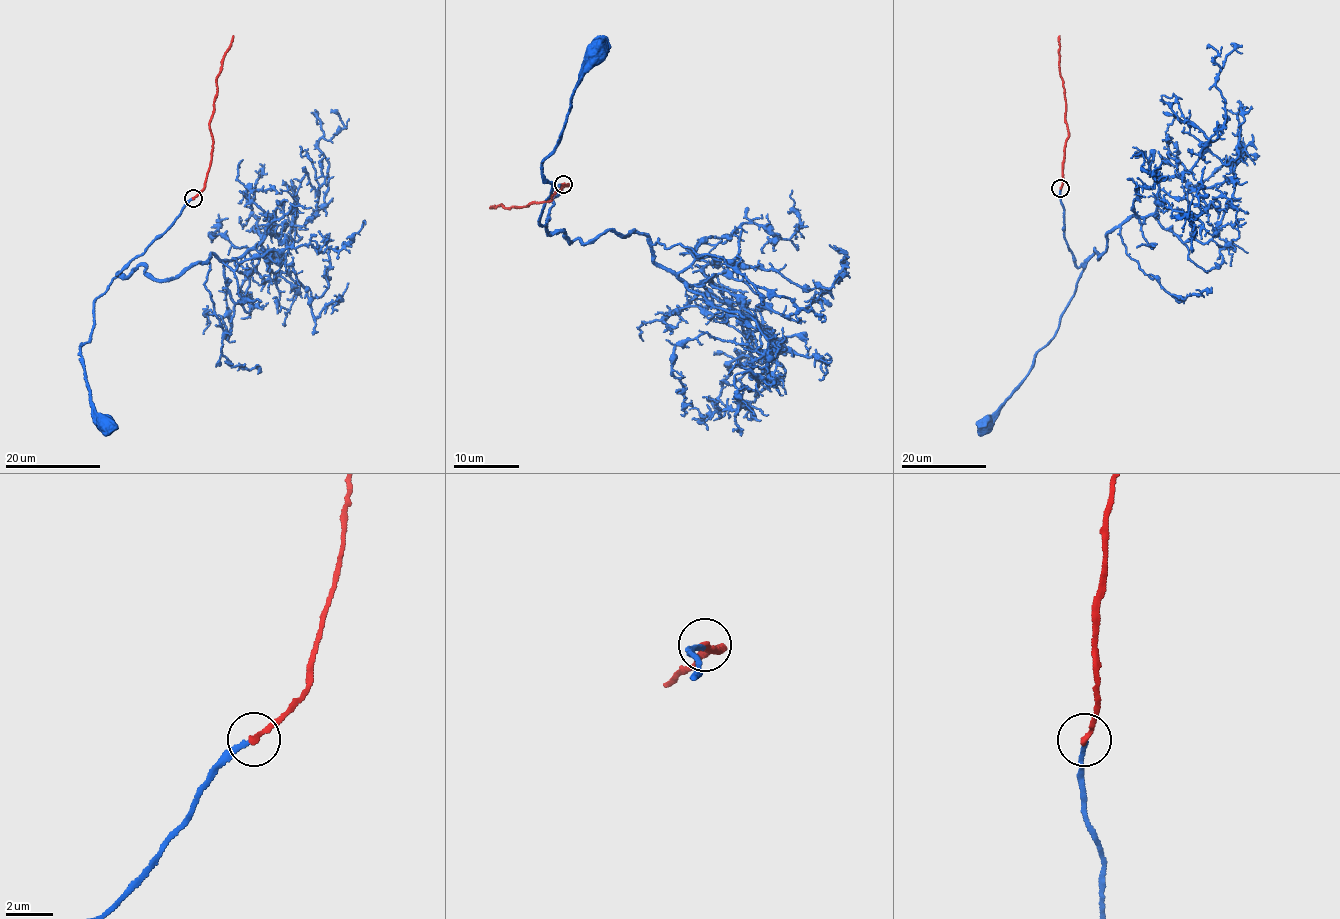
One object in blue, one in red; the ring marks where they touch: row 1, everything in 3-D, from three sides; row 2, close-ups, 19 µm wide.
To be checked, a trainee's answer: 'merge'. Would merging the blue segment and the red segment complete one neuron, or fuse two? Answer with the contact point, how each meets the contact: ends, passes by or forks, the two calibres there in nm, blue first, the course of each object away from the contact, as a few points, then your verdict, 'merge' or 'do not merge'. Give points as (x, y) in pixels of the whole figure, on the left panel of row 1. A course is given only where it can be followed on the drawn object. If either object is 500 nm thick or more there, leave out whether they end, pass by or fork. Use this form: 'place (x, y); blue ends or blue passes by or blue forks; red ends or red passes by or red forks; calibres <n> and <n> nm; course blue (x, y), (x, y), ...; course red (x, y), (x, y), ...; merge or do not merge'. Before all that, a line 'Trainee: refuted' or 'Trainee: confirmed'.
Trainee: refuted
place (193, 198); blue ends; red ends; calibres 180 and 220 nm; course blue (193, 198), (117, 275), (142, 265), (171, 279), (302, 225), (326, 205), (318, 140), (344, 127), (330, 112); course red (193, 198), (204, 187), (210, 166), (213, 146), (209, 120), (217, 94), (216, 76), (234, 36); do not merge

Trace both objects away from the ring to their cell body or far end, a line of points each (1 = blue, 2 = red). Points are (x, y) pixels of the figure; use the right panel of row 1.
1: (1061, 187), (1078, 267), (1130, 217), (1155, 212), (1159, 181), (1192, 168), (1225, 120), (1218, 53), (1206, 48)
2: (1061, 187), (1065, 141), (1068, 136), (1059, 71), (1059, 36)

